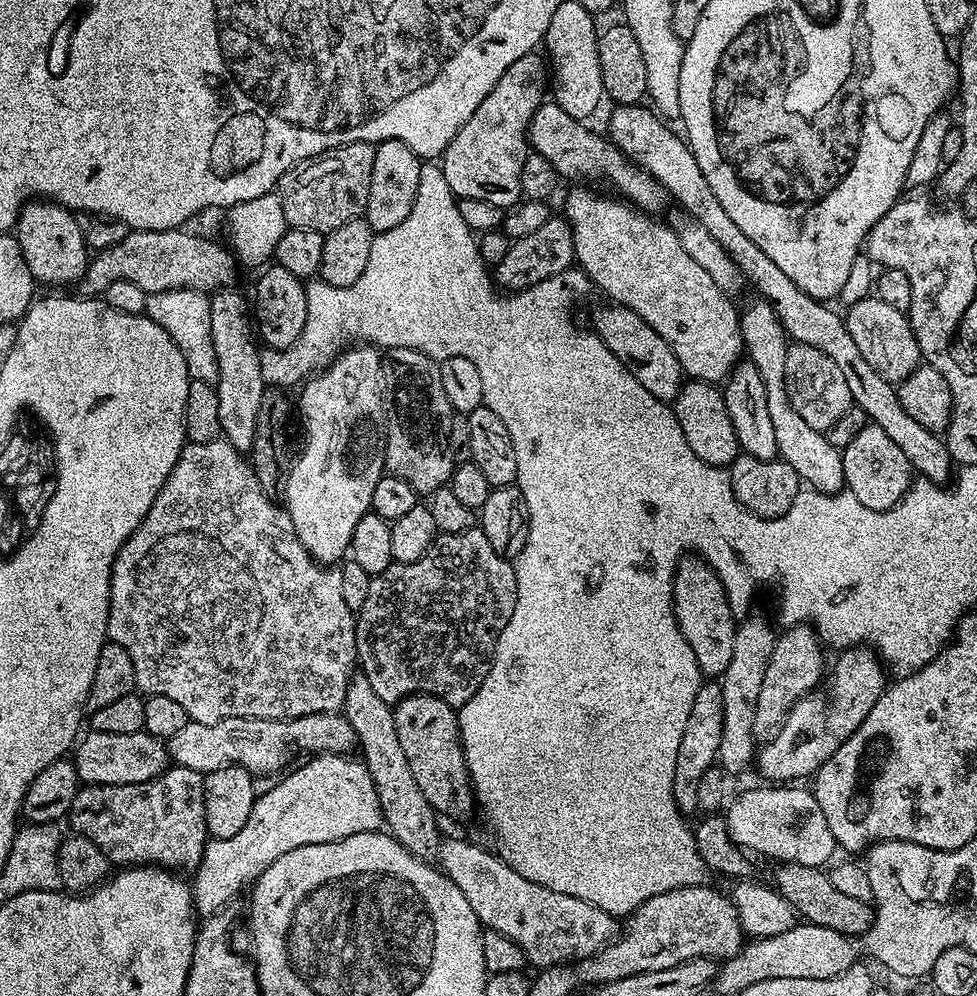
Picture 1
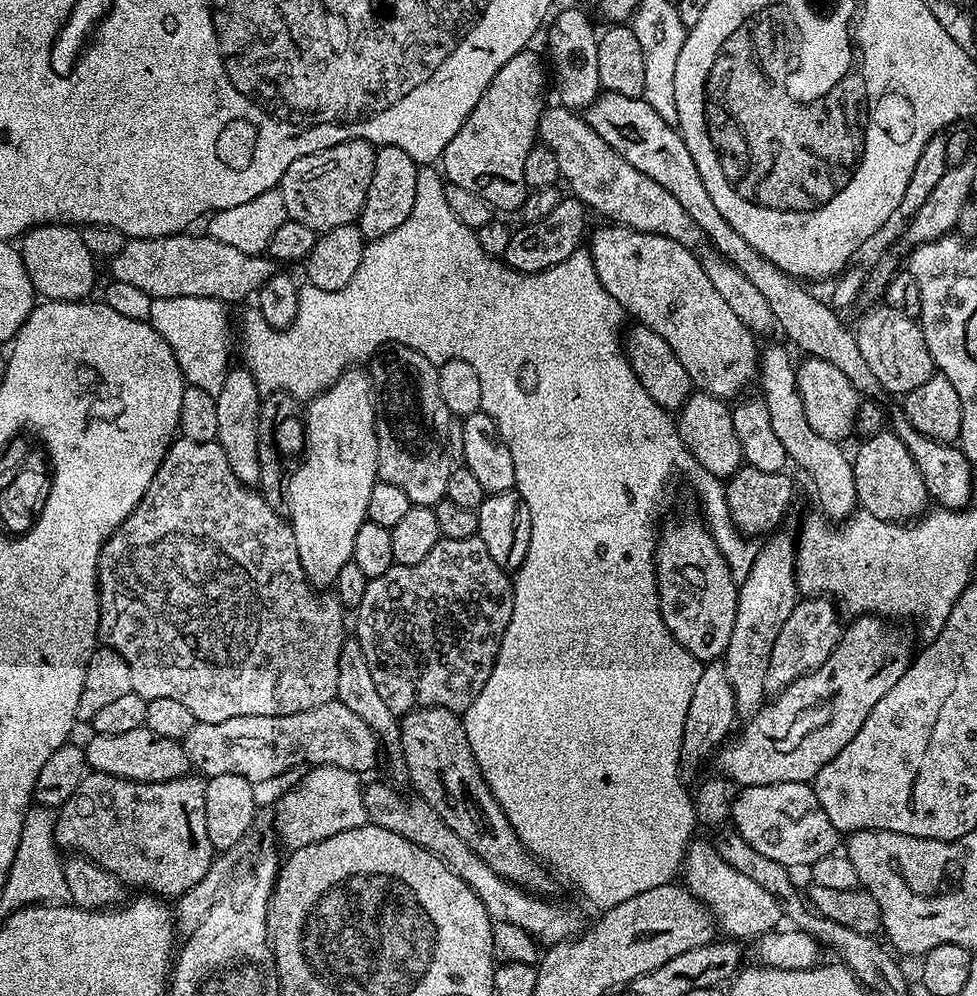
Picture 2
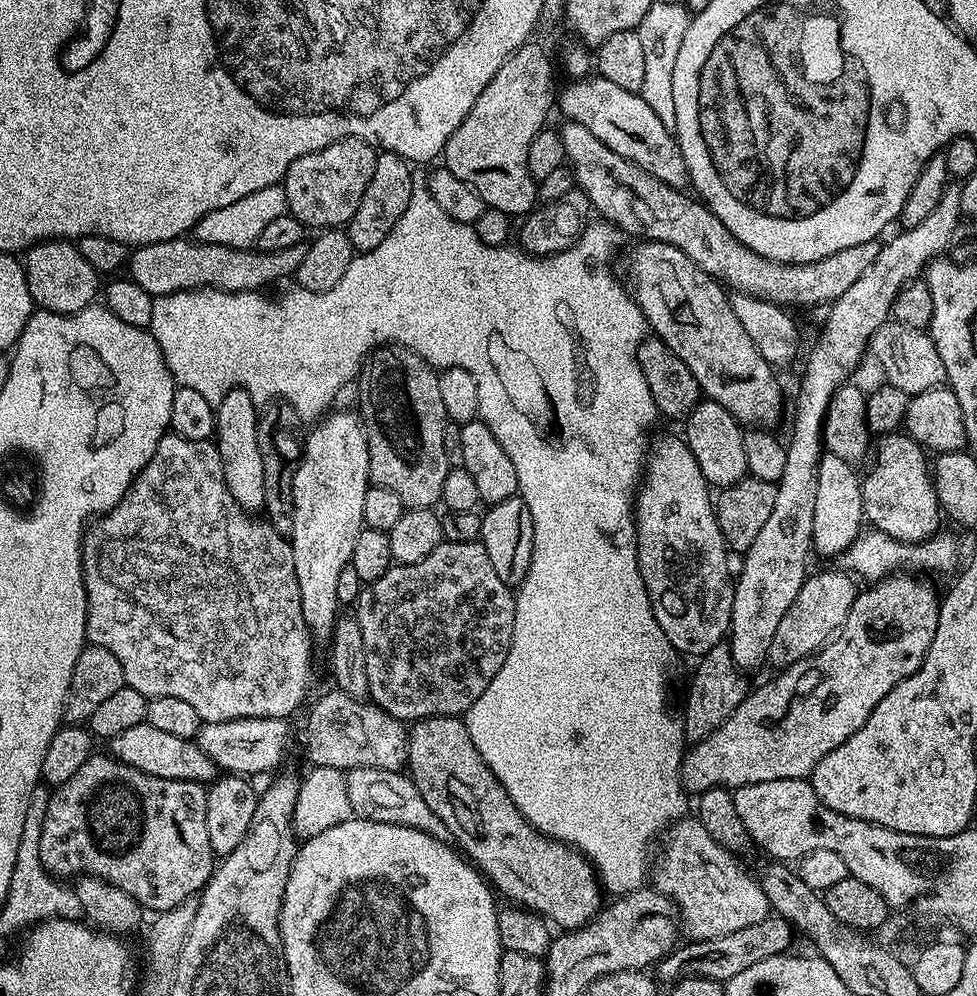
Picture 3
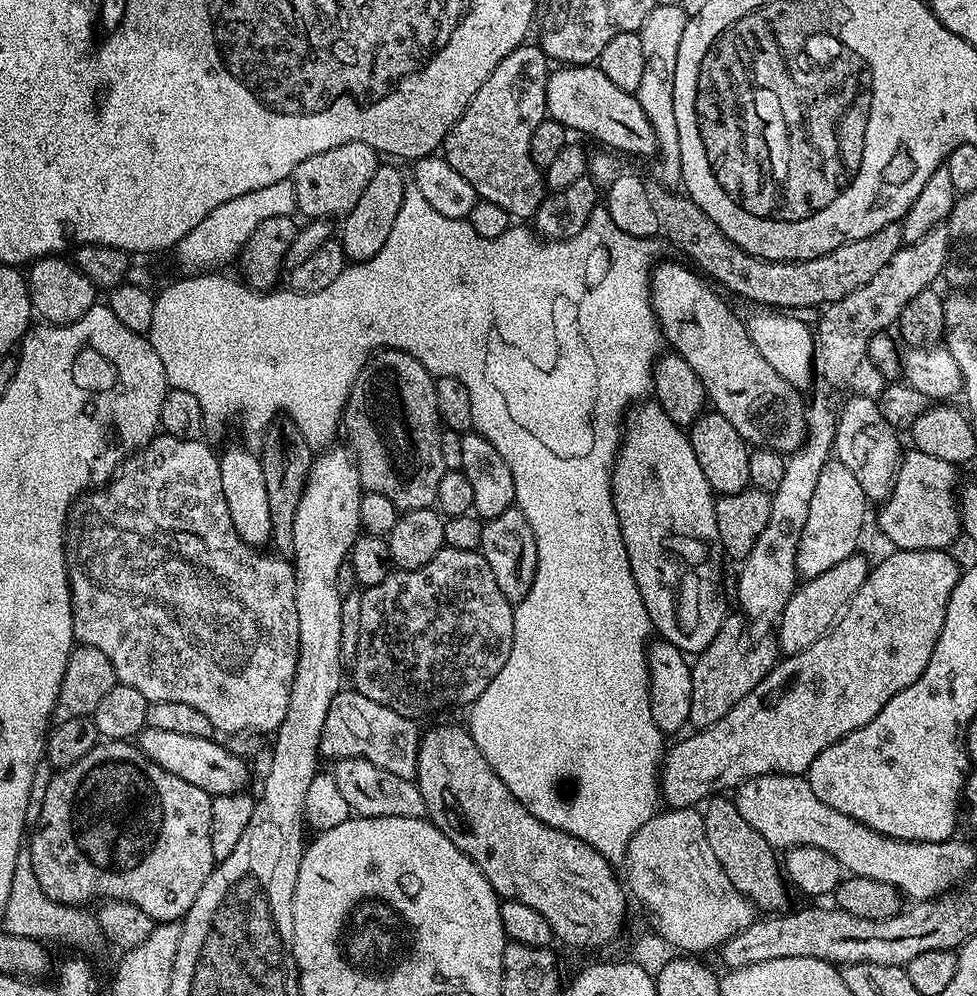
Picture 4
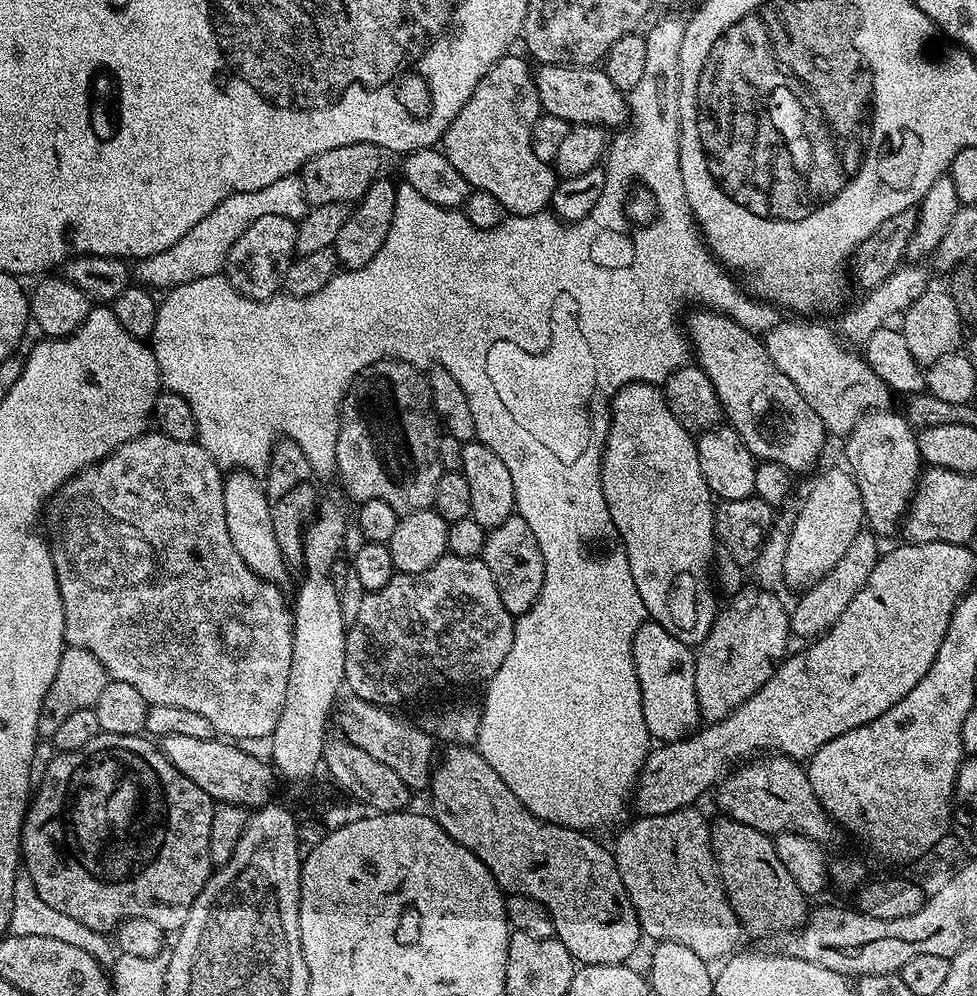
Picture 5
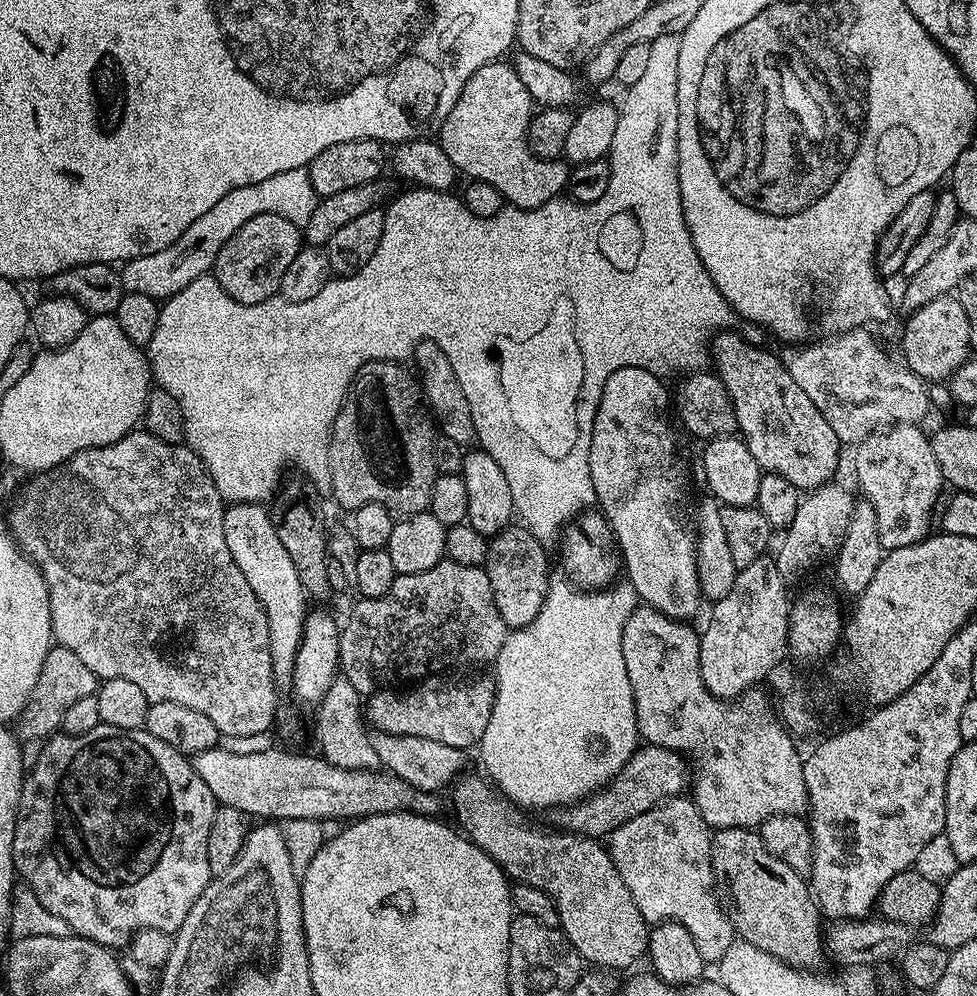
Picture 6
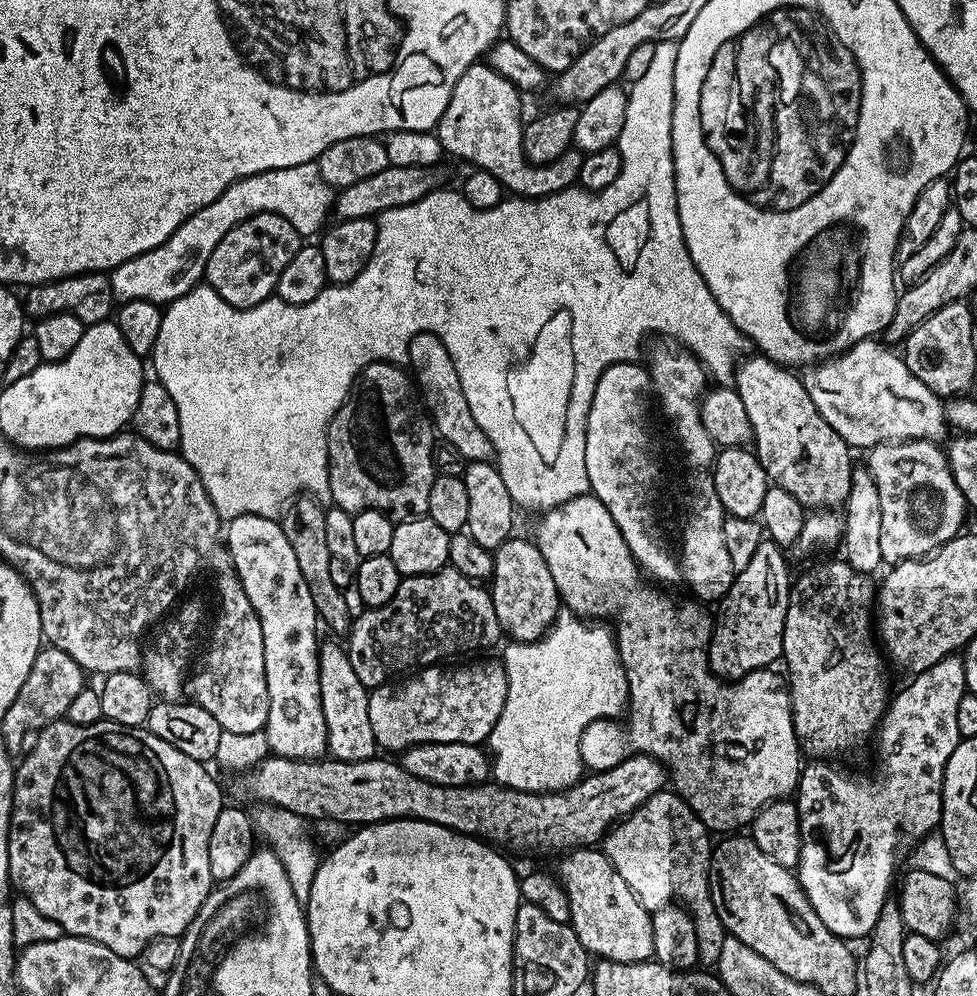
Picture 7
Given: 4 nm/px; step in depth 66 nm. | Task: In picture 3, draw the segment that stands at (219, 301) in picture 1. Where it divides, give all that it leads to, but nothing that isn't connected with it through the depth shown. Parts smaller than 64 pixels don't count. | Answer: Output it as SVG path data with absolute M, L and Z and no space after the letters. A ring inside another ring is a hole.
M231 388L216 409L214 443L222 458L222 474L234 502L249 514L263 509L265 499L265 471L262 453L258 448L258 404L244 388Z

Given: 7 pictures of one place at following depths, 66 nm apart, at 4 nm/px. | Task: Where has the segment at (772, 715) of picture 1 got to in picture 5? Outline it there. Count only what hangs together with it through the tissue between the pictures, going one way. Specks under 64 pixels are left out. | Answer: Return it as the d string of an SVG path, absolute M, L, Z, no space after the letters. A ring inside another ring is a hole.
M860 531L854 538L854 542L850 542L846 554L842 554L842 559L834 565L834 570L830 570L830 574L826 574L826 578L822 578L822 582L818 582L818 586L803 593L797 599L800 601L793 608L791 605L790 632L793 637L819 638L834 626L834 622L838 622L838 618L842 618L842 610L846 610L846 606L850 606L850 602L854 602L854 594L858 594L858 590L862 590L862 586L866 586L866 578L870 578L874 566L881 558L882 548L879 548L876 543L878 543L878 537L875 532Z

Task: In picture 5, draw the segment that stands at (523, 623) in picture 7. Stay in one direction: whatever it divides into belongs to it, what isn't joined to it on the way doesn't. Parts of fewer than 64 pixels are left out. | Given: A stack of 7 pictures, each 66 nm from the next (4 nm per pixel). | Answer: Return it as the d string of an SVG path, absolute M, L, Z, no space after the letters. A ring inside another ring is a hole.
M513 514L506 518L506 522L502 522L502 526L491 529L484 543L482 558L486 566L490 566L490 574L494 574L494 586L498 586L502 606L506 606L514 618L529 612L542 590L544 563L542 550L538 550L538 538L534 538L526 518Z

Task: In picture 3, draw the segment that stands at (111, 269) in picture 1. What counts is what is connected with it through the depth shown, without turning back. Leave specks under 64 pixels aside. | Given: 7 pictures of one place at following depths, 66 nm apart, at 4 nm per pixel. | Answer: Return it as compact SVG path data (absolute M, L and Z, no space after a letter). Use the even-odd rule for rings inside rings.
M192 238L141 244L131 249L126 265L127 275L153 298L188 292L192 288L220 288L224 292L260 292L275 280L295 277L308 244L301 242L277 252L231 248L217 244L202 244Z

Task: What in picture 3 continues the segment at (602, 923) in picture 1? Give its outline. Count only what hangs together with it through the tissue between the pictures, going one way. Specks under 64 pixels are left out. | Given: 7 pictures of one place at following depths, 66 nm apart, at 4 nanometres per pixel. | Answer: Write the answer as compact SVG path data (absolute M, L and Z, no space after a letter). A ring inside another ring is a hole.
M349 768L344 781L346 782L346 796L350 798L353 817L370 822L386 822L394 826L410 826L414 830L422 830L439 840L447 841L449 839L442 818L438 818L434 814L434 810L430 810L430 806L426 806L426 798L422 798L422 794L418 794L418 786L414 786L411 776L403 771L391 772L377 768Z

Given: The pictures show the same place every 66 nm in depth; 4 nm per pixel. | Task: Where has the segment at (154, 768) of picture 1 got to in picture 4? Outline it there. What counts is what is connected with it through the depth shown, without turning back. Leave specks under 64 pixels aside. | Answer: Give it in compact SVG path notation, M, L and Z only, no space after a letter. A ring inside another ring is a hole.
M145 727L138 737L138 743L146 758L158 762L162 770L170 770L170 774L190 782L190 786L198 786L198 790L206 790L211 797L242 792L249 787L249 761L245 757L236 756L225 745L223 748L216 738L190 738L186 734Z

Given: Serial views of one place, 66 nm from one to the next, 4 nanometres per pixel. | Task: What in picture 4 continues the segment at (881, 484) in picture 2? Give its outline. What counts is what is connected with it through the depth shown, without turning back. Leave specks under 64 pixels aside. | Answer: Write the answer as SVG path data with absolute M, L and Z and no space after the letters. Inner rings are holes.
M908 450L901 455L892 492L879 505L880 513L876 516L881 534L892 543L893 549L902 552L939 548L948 550L956 539L961 539L956 472L957 465L942 462L934 458L934 454Z

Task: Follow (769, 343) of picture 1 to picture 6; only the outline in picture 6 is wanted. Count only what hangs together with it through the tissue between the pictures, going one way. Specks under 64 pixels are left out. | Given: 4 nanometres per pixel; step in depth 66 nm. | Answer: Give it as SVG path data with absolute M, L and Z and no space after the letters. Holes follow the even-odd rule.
M829 482L821 488L813 488L801 499L798 506L798 514L794 516L794 522L783 533L784 541L780 544L780 549L774 552L774 559L778 566L778 574L782 574L785 582L793 582L799 576L804 576L807 572L812 572L823 560L831 561L840 550L840 543L846 534L846 528L850 526L850 516L854 514L856 500L842 485L837 482Z

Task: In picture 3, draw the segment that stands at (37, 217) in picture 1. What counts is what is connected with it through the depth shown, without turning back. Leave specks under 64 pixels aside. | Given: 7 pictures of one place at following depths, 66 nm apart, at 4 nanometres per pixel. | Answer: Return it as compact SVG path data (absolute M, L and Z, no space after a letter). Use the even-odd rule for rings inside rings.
M44 240L34 244L24 254L27 289L33 303L43 311L52 313L78 313L95 303L100 292L100 274L82 257L73 241Z

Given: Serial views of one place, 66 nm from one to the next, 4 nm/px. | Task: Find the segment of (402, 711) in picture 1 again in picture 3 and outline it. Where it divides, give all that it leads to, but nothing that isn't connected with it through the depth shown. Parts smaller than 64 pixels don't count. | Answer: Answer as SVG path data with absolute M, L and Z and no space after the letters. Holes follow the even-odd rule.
M431 716L425 720L417 720L412 724L408 728L408 763L406 765L406 772L407 775L411 776L414 786L418 786L418 794L422 794L422 798L426 798L426 806L430 806L430 810L434 810L434 814L438 818L442 818L449 837L453 841L456 839L456 842L454 841L455 847L475 865L480 875L487 879L489 885L499 895L501 892L502 895L510 899L507 901L510 901L513 905L527 909L529 912L534 912L537 916L544 917L545 920L551 922L560 930L581 928L584 924L589 924L595 919L602 907L602 899L600 900L600 896L602 897L602 885L596 875L596 869L593 868L592 863L583 854L576 851L575 847L561 844L559 840L552 840L548 836L542 835L534 826L530 826L530 822L518 810L518 806L514 806L510 794L506 794L502 782L498 782L498 778L492 773L490 766L486 766L482 754L478 754L478 750L474 746L474 738L470 738L470 730L464 725L461 717Z

